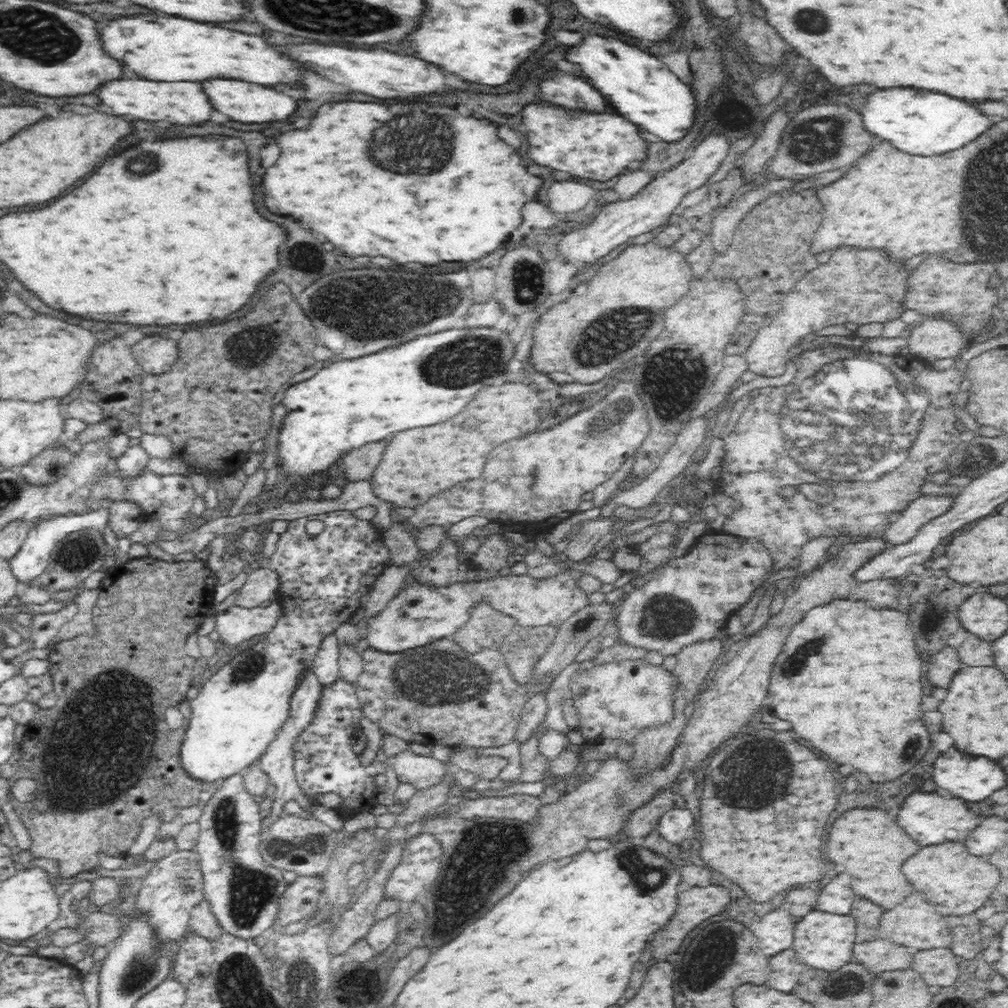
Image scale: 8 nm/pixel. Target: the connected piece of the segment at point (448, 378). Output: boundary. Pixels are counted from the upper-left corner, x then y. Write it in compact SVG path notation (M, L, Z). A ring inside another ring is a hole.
M452 327L446 330L434 334L425 334L416 336L412 340L407 340L404 344L396 344L396 346L388 346L376 354L368 354L364 358L356 358L356 360L342 360L342 362L336 362L336 364L330 364L328 368L320 370L314 378L302 382L302 384L296 384L292 388L285 392L284 406L289 410L284 418L284 430L280 432L281 448L277 449L279 452L278 458L280 458L280 465L284 468L286 474L285 477L292 480L292 482L300 481L304 477L310 477L312 473L327 472L328 469L336 462L339 462L342 458L342 454L346 454L346 450L350 448L358 448L362 444L368 444L368 442L376 442L376 440L382 440L390 434L396 434L396 432L402 432L402 430L408 430L408 428L416 428L416 426L432 426L432 424L440 424L448 418L454 418L456 414L462 412L462 408L466 408L480 390L484 390L486 386L494 386L494 384L500 384L500 382L506 382L504 374L512 362L512 358L516 356L516 341L512 339L512 327L505 330L500 330L496 327ZM426 362L438 362L430 368L430 374L426 372Z

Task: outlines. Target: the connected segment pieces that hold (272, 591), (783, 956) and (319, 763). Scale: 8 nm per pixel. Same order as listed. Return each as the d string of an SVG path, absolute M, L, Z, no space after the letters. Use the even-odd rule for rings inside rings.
M268 567L254 569L236 593L235 603L244 608L260 607L260 604L275 601L277 576Z
M794 949L786 950L770 959L769 966L771 971L766 985L784 994L792 993L800 974L807 969L798 962Z
M343 680L334 682L334 686L322 690L320 712L312 722L312 726L300 736L301 740L296 751L296 772L298 784L304 796L316 800L316 796L335 792L342 798L336 812L344 818L362 810L369 811L375 806L375 792L378 784L376 778L390 771L389 758L380 747L372 760L364 762L360 755L353 752L351 738L358 728L358 720L362 716L354 686Z

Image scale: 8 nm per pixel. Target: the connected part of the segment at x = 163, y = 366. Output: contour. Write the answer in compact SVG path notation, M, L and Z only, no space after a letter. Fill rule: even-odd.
M154 336L134 346L135 358L146 374L166 373L178 362L180 348L176 340Z

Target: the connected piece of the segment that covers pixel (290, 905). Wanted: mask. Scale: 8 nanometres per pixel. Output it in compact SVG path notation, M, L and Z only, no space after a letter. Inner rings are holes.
M299 876L290 884L280 900L280 912L275 923L278 927L304 922L316 910L323 889L322 882L316 882L316 879L312 876Z

